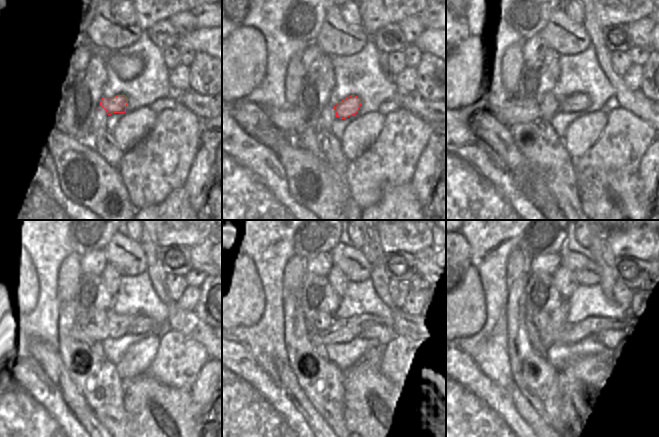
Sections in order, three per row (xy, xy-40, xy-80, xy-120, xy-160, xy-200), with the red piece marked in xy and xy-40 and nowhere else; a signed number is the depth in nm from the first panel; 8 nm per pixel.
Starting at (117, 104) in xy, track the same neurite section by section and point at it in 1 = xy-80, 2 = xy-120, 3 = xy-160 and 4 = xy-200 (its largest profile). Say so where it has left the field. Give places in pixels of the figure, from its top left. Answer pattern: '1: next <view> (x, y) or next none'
1: next xy-80 (578, 102)
2: next xy-120 (139, 325)
3: next xy-160 (383, 334)
4: next xy-200 (609, 337)

